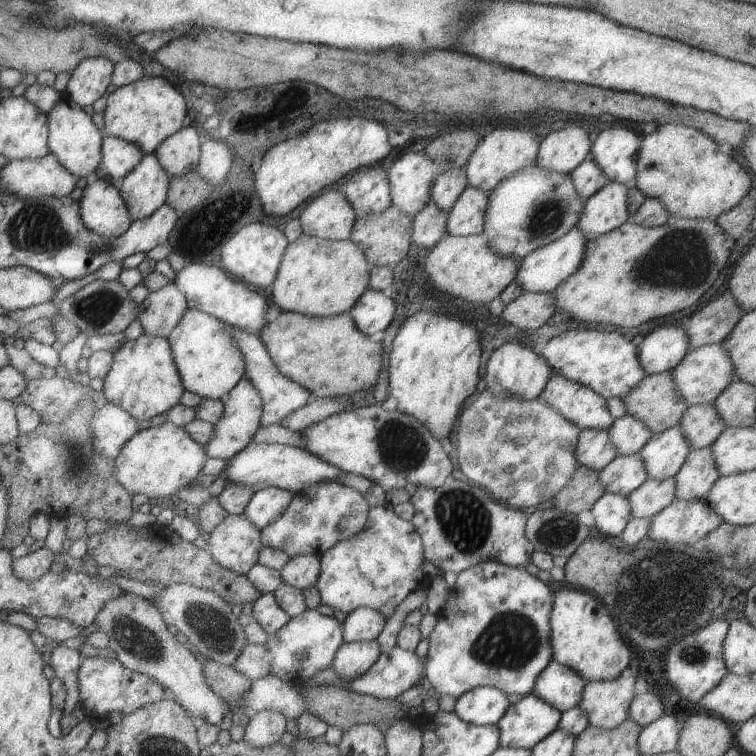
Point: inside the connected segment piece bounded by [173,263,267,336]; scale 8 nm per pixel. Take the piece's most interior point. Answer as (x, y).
(209, 289)

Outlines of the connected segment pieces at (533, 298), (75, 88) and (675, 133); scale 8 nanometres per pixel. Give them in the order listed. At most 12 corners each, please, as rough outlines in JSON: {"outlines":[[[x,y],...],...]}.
{"outlines":[[[523,292],[500,318],[536,330],[555,312],[553,293]],[[104,56],[84,58],[64,95],[80,107],[94,104],[112,83]],[[672,123],[633,183],[670,216],[715,221],[752,186],[741,158]]]}

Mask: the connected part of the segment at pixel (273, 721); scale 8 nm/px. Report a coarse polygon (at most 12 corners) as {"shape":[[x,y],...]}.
{"shape":[[278,710],[250,718],[243,740],[272,746],[286,732],[288,719]]}

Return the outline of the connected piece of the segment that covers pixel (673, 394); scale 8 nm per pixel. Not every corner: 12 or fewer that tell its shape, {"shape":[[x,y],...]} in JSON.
{"shape":[[670,372],[646,375],[621,399],[653,434],[689,407]]}

